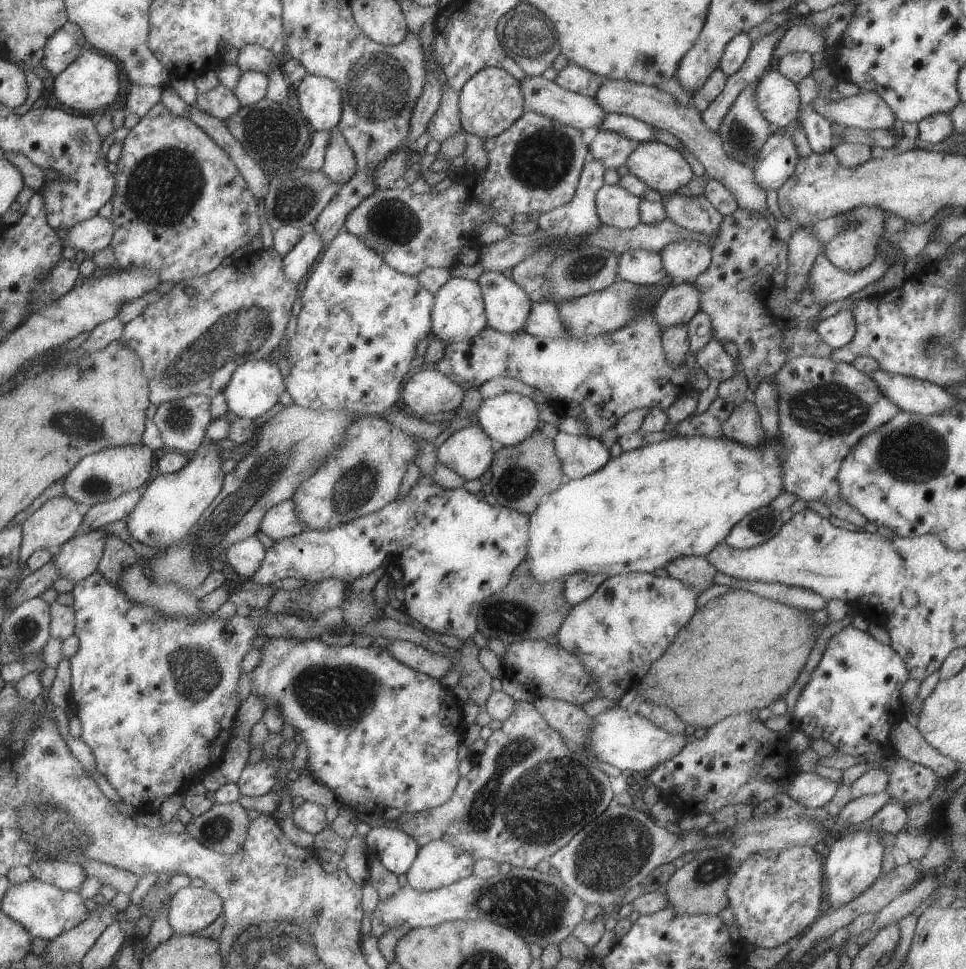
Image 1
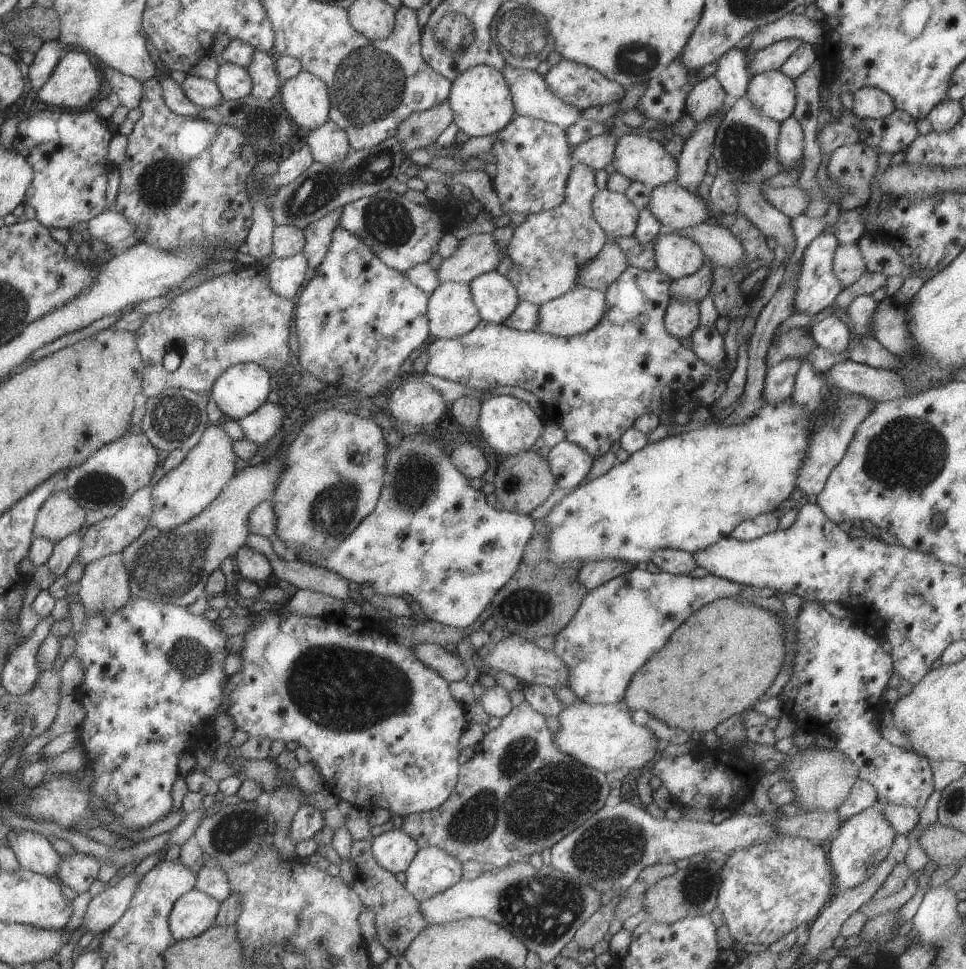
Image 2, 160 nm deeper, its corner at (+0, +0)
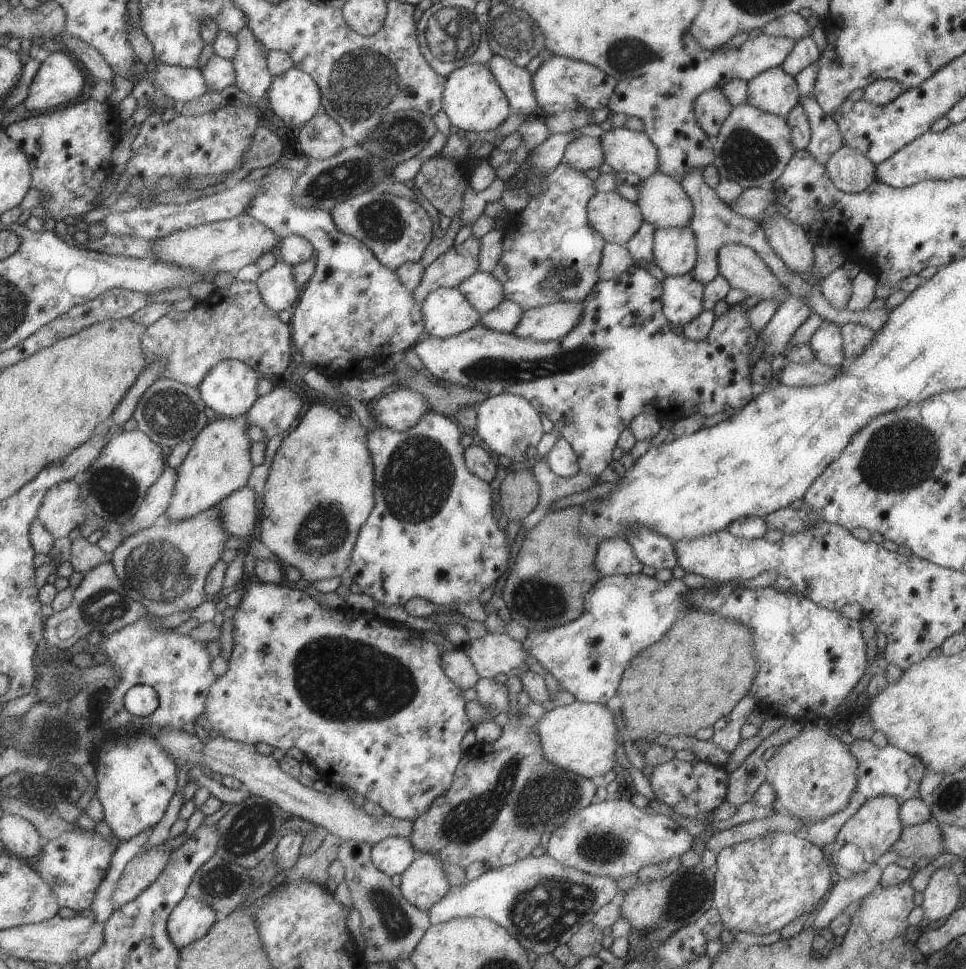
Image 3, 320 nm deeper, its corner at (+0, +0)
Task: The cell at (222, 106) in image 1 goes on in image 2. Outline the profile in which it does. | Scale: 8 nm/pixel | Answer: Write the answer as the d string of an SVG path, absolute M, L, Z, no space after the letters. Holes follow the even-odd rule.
M187 73L184 80L178 85L181 87L184 97L196 107L217 106L223 100L214 80L210 81L204 77Z

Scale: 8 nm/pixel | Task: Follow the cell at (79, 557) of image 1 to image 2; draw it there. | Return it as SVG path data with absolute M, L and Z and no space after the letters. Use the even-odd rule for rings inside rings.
M147 484L137 489L129 497L129 500L117 512L109 518L100 520L93 525L87 526L81 539L81 548L77 556L82 560L84 566L89 561L104 557L111 553L120 553L128 544L131 544L149 526L153 510L151 491L153 487Z

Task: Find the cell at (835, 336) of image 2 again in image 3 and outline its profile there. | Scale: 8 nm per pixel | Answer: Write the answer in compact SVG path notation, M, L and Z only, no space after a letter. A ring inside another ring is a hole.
M835 323L817 327L811 335L808 345L811 348L814 360L821 364L837 367L846 356L842 351L842 336L840 327Z

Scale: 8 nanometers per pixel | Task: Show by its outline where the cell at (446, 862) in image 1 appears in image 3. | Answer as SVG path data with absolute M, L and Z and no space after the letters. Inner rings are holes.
M420 853L401 873L398 886L403 898L427 912L449 890L441 862L431 853Z

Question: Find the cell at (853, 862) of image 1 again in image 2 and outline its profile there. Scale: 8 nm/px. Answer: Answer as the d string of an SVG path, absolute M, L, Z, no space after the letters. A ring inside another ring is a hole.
M873 807L844 820L837 828L837 837L829 844L829 864L832 868L833 884L837 890L847 890L868 879L878 864L888 856L896 832L888 824L881 811Z

